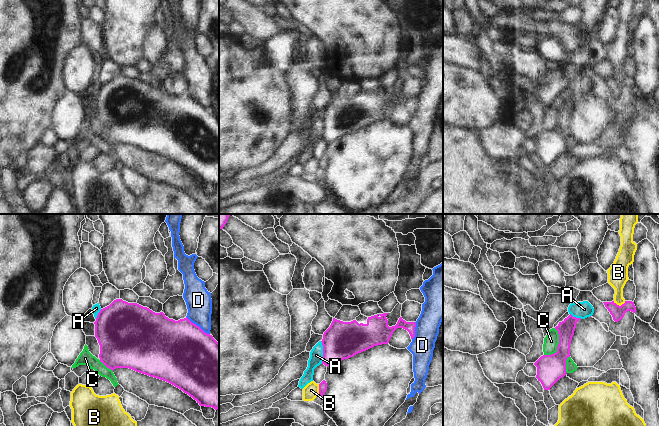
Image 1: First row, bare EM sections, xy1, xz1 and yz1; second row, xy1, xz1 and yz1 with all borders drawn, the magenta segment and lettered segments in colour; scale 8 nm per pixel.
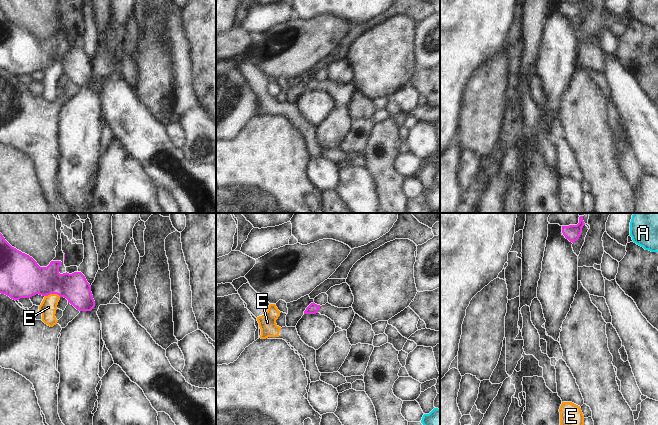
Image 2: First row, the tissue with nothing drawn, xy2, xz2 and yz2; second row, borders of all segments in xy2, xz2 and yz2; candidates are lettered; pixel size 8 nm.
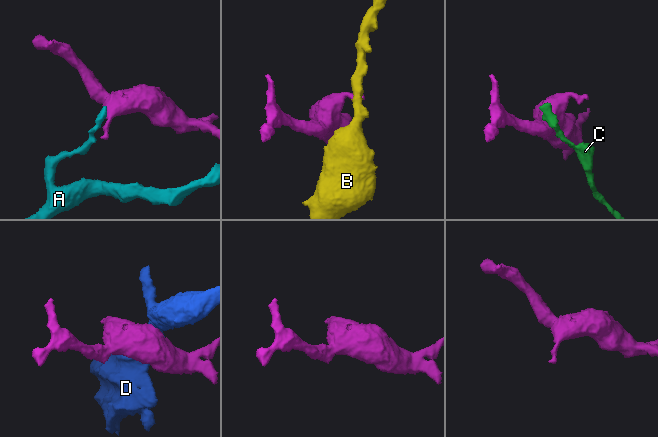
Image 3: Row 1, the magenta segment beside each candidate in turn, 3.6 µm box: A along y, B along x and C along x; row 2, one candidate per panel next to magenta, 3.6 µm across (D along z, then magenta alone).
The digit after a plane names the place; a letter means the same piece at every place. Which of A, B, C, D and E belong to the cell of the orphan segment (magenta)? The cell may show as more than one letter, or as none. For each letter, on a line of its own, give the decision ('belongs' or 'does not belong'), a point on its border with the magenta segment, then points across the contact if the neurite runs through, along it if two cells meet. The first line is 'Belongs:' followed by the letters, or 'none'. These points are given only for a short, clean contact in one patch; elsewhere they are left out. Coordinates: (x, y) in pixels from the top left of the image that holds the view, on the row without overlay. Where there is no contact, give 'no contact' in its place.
Belongs: none
A: does not belong | xz1 (323, 128) | along xz1 (320, 117), (322, 121), (322, 139)
B: does not belong | yz1 (618, 81) | along yz1 (613, 77), (619, 81), (625, 78)
C: does not belong | yz1 (557, 122) | along yz1 (554, 104), (558, 110), (557, 126), (544, 131)
D: does not belong | xy1 (198, 102)
E: does not belong | xy2 (53, 69) | along xy2 (45, 71), (58, 70), (60, 72)

